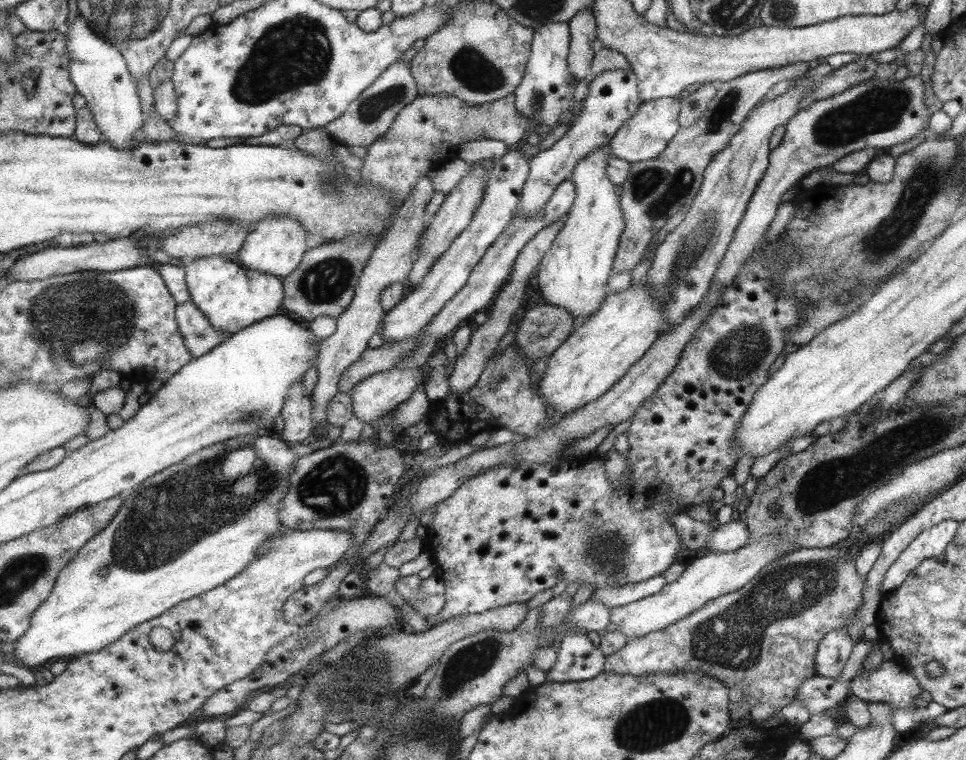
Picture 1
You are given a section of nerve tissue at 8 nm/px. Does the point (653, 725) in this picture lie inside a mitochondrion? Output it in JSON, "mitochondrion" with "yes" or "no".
{"mitochondrion":"yes"}

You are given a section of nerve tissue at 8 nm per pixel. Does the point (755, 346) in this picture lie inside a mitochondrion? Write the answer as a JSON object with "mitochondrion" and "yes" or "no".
{"mitochondrion":"yes"}

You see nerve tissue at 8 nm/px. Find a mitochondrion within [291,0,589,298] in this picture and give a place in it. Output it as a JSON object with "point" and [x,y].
{"point":[469,67]}

